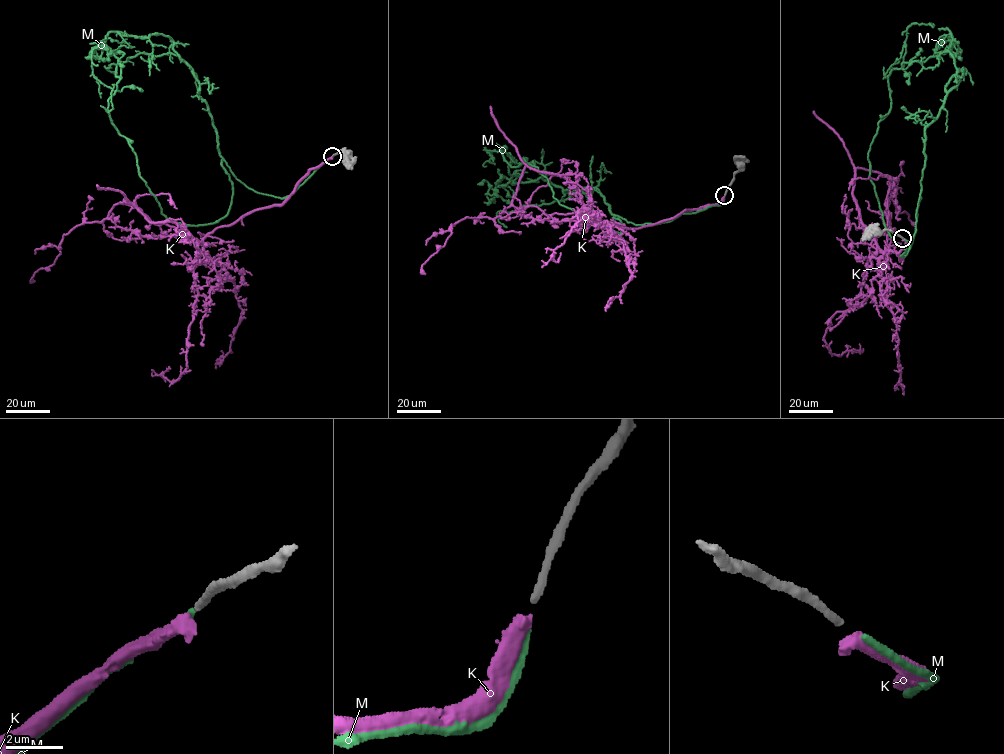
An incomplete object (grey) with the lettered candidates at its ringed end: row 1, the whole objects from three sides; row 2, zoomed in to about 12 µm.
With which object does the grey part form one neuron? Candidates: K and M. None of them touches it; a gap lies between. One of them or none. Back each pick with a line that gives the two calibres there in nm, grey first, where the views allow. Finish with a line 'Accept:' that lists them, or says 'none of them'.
M: 280/240 nm
Accept: M

